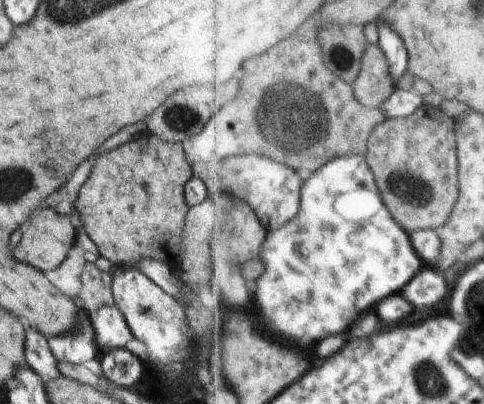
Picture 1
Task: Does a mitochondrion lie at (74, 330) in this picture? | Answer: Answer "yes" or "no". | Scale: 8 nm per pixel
no

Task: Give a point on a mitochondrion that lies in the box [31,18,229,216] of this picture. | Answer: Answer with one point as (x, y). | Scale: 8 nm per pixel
(179, 119)

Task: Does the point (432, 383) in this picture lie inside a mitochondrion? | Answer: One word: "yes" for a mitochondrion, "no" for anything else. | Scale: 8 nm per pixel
yes

